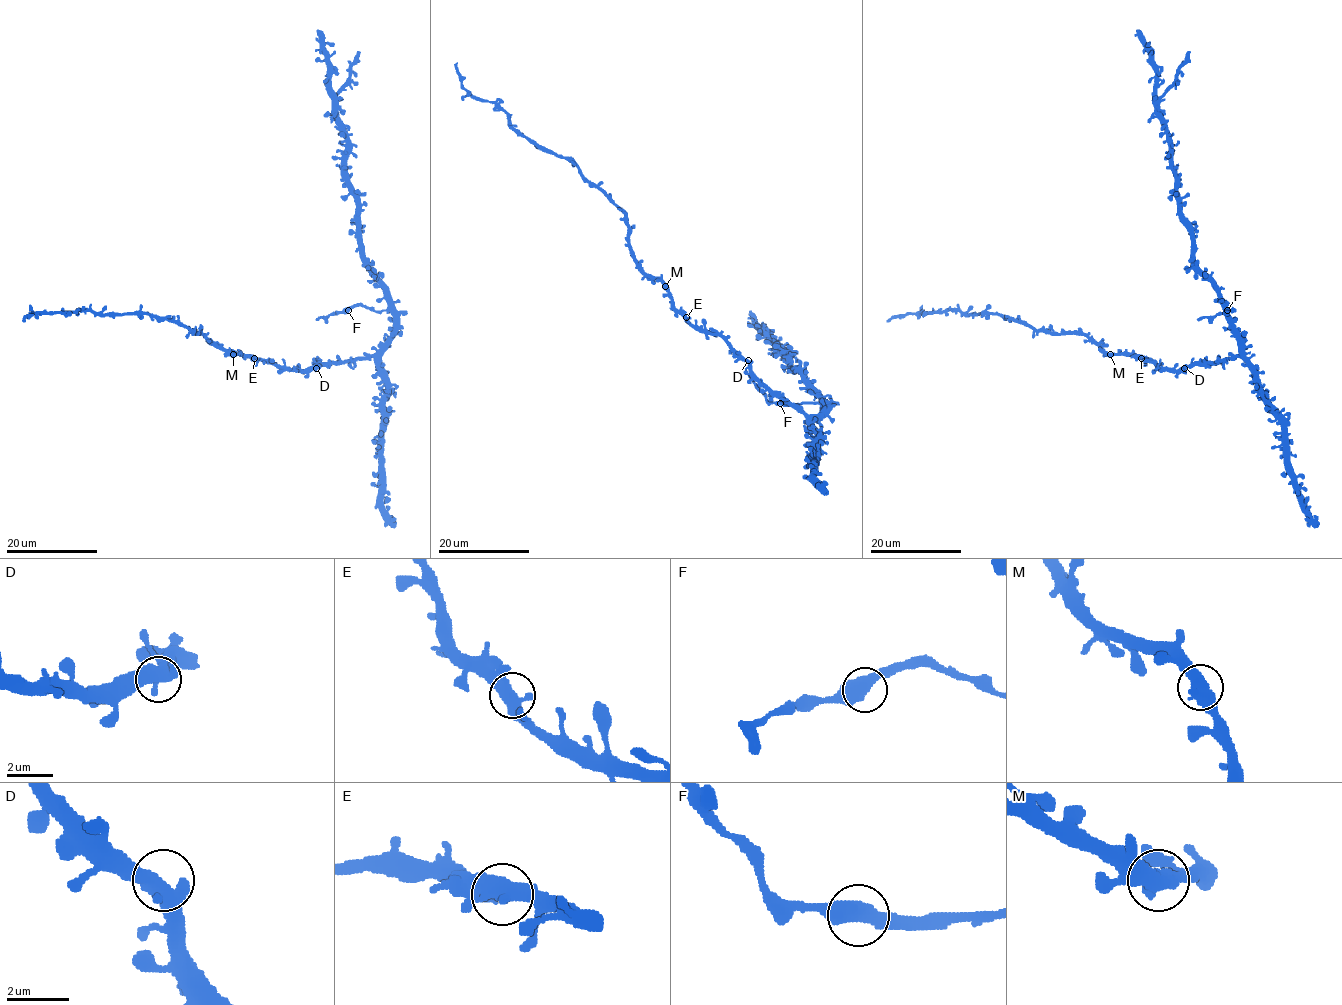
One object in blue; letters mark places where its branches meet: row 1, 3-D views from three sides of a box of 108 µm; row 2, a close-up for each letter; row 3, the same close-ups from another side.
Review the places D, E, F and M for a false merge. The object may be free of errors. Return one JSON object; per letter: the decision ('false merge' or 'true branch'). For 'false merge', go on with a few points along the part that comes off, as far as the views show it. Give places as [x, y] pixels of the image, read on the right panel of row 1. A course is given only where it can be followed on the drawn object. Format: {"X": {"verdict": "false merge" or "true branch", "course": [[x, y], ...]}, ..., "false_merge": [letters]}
{"D": {"verdict": "true branch"}, "E": {"verdict": "true branch"}, "F": {"verdict": "true branch"}, "M": {"verdict": "true branch"}, "false_merge": []}

